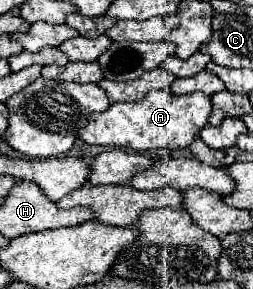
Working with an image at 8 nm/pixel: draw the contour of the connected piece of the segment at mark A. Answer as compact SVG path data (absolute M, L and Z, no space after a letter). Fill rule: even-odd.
M169 88L151 90L141 102L117 102L105 112L89 114L87 126L79 132L79 138L87 144L99 144L109 148L131 148L135 152L157 148L187 148L199 130L207 124L211 114L211 100L205 94L175 96Z

